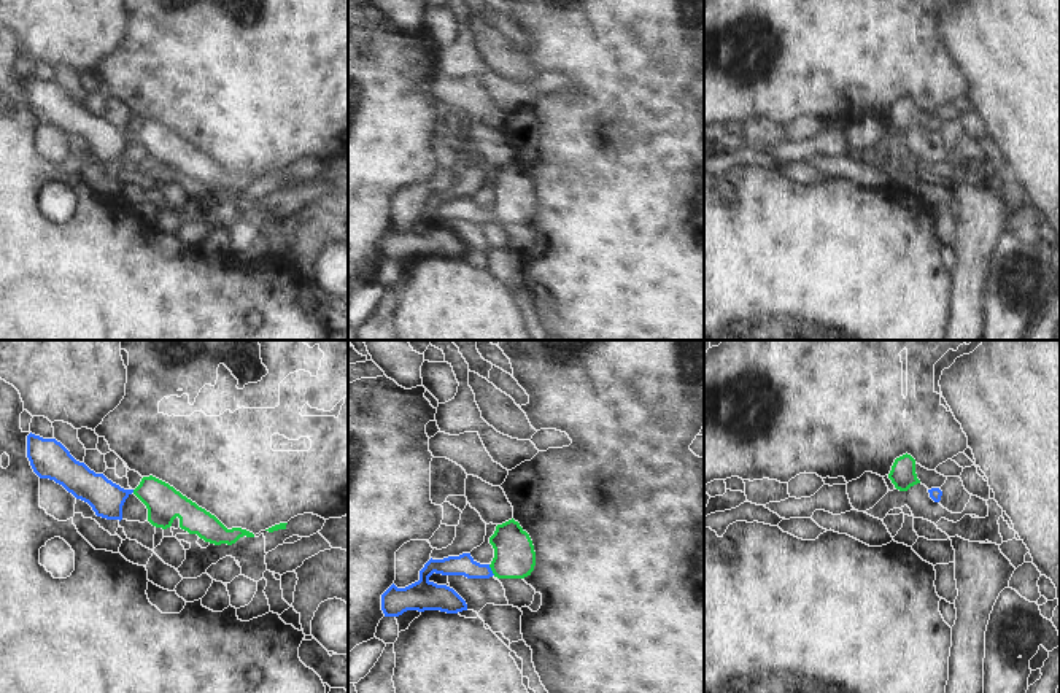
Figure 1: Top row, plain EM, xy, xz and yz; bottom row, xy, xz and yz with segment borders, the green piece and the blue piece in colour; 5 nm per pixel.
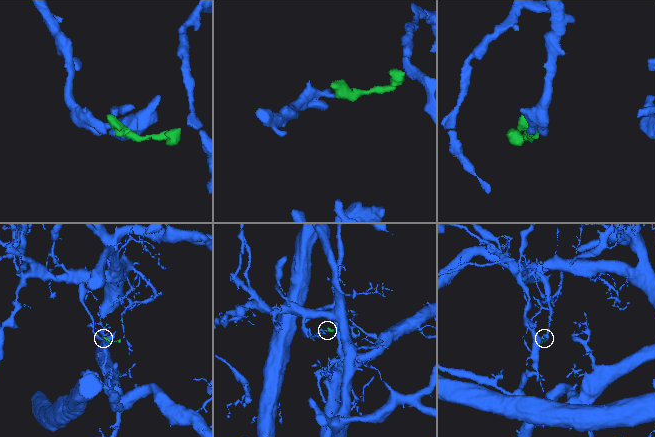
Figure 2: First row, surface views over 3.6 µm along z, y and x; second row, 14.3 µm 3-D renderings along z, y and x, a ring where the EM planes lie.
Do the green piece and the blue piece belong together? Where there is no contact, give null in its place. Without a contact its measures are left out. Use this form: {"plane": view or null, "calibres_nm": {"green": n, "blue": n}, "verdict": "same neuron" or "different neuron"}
{"plane": "xz", "calibres_nm": {"green": 200, "blue": 110}, "verdict": "same neuron"}

